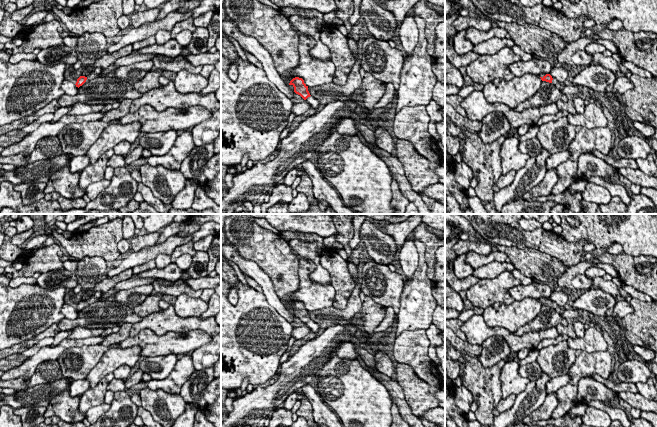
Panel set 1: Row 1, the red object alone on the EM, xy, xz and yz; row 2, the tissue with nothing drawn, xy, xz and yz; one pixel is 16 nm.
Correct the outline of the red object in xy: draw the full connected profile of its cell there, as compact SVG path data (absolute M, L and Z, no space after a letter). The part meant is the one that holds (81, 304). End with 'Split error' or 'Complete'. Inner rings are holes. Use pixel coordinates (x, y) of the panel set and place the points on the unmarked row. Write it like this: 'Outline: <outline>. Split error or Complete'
Outline: M97 291L97 292L94 292L94 294L92 295L92 297L91 297L88 301L80 300L80 301L77 303L77 306L76 306L76 308L75 308L76 311L79 312L79 311L82 310L84 307L89 306L90 304L92 304L92 303L100 300L101 297L102 297L102 294L103 294L102 292Z. Split error

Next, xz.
Outline: M293 302L290 305L289 309L292 309L294 311L294 316L306 324L310 328L311 332L317 333L320 330L319 325L310 319L308 310L304 307L304 304L302 302Z. Split error

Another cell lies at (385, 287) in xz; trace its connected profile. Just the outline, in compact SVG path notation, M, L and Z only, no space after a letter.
M372 260L361 263L360 279L365 295L382 306L392 307L395 314L398 314L405 283L404 275L392 272L387 265Z

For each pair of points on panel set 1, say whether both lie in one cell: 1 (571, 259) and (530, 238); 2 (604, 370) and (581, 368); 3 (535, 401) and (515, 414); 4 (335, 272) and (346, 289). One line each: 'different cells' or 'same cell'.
1: same cell
2: same cell
3: same cell
4: same cell

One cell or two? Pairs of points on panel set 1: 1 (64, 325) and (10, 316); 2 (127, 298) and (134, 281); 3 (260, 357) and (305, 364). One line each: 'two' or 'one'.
1: two
2: two
3: two

